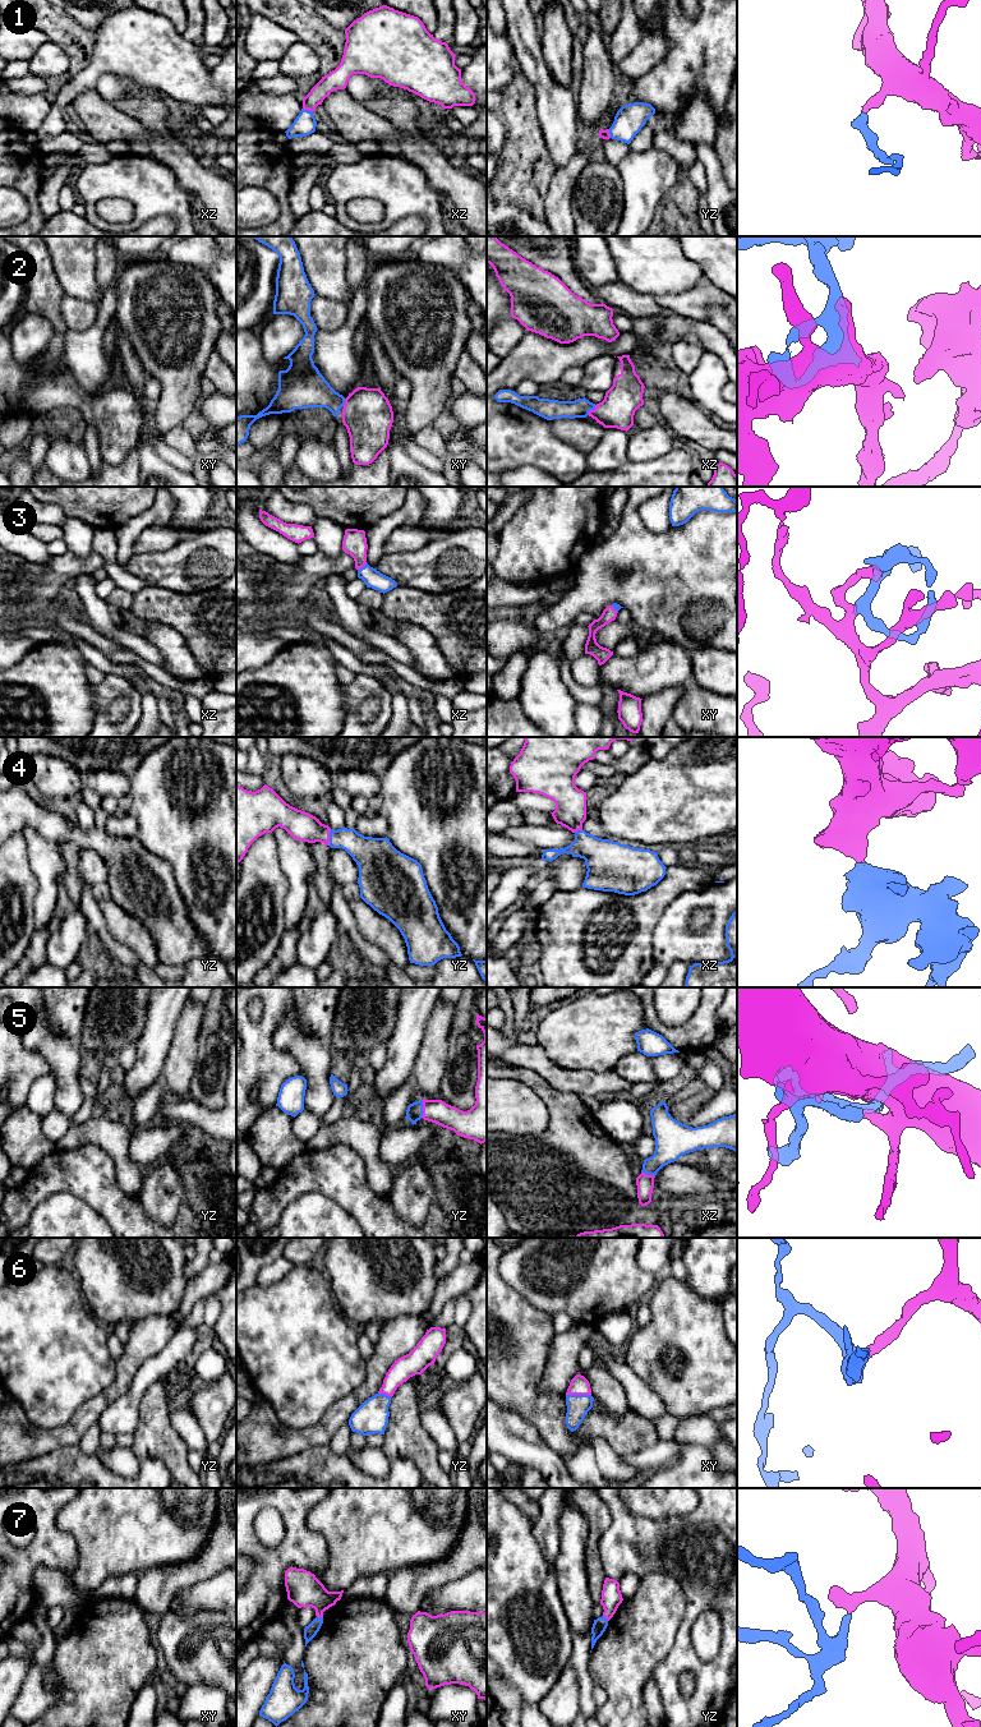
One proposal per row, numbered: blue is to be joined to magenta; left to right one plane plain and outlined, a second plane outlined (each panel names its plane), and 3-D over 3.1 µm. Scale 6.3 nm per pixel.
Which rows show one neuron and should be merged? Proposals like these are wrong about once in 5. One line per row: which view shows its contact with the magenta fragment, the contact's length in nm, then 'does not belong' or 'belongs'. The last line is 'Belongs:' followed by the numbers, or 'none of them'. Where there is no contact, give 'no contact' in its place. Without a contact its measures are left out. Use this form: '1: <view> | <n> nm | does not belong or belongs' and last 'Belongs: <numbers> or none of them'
1: xz | 70 nm | belongs
2: xz | 80 nm | belongs
3: xz | 80 nm | belongs
4: yz | 110 nm | belongs
5: yz | 110 nm | belongs
6: xy | 160 nm | belongs
7: xy | 40 nm | belongs
Belongs: 1, 2, 3, 4, 5, 6, 7

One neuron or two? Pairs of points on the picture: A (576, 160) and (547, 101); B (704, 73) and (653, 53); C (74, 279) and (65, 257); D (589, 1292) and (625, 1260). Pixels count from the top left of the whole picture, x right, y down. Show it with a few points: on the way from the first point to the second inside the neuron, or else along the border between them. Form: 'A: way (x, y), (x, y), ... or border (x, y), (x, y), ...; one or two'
A: border (577, 151), (563, 166), (556, 170); two
B: border (661, 31), (667, 40), (668, 50), (641, 77); two
C: way (74, 273), (74, 266), (70, 262); one
D: way (598, 1283), (616, 1265); one

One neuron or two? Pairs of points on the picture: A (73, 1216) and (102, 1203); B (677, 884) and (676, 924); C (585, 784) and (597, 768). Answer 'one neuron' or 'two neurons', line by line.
A: two neurons
B: two neurons
C: two neurons

